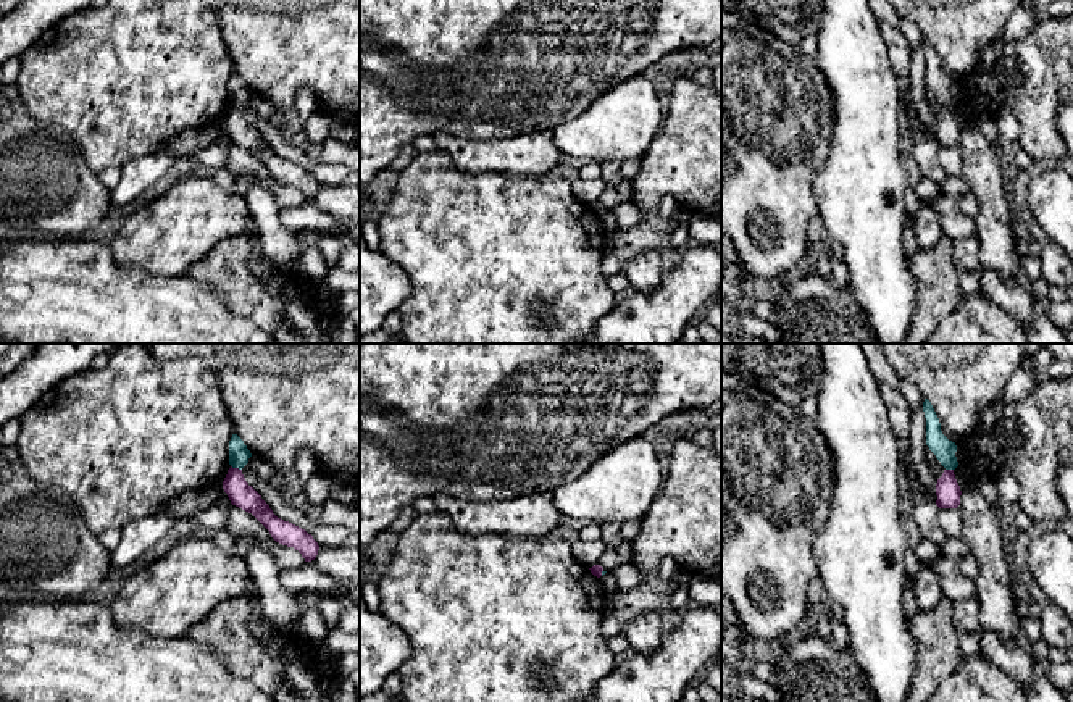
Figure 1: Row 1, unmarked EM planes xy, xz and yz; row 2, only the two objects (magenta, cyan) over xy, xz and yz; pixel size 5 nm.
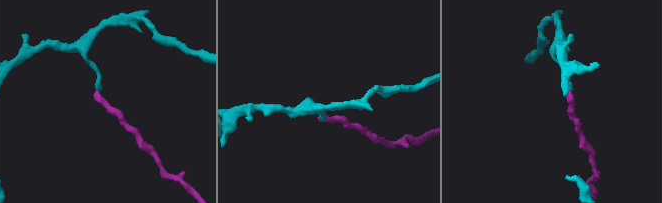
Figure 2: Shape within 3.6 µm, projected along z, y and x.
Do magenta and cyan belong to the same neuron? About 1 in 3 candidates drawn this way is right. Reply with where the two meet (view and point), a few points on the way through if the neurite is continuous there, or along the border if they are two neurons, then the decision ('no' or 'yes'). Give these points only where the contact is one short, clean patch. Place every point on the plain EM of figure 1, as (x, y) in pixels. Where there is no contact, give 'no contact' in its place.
xy (236, 107) | along xy (231, 104), (241, 108) | no

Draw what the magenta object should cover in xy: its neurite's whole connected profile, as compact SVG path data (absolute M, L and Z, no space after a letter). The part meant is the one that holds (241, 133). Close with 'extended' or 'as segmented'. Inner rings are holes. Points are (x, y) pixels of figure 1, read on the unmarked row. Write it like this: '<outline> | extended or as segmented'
M229 107L223 127L232 144L252 152L271 173L271 176L302 192L305 200L316 197L319 184L305 168L278 157L261 134L245 119L242 108Z | as segmented

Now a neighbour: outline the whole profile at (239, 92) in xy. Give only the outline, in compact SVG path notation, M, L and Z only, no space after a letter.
M232 73L229 79L229 103L242 108L248 102L250 95L252 92L244 79L237 73Z

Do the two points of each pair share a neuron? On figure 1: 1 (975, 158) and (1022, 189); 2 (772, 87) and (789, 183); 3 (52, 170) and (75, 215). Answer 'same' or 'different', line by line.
1: different
2: same
3: same

